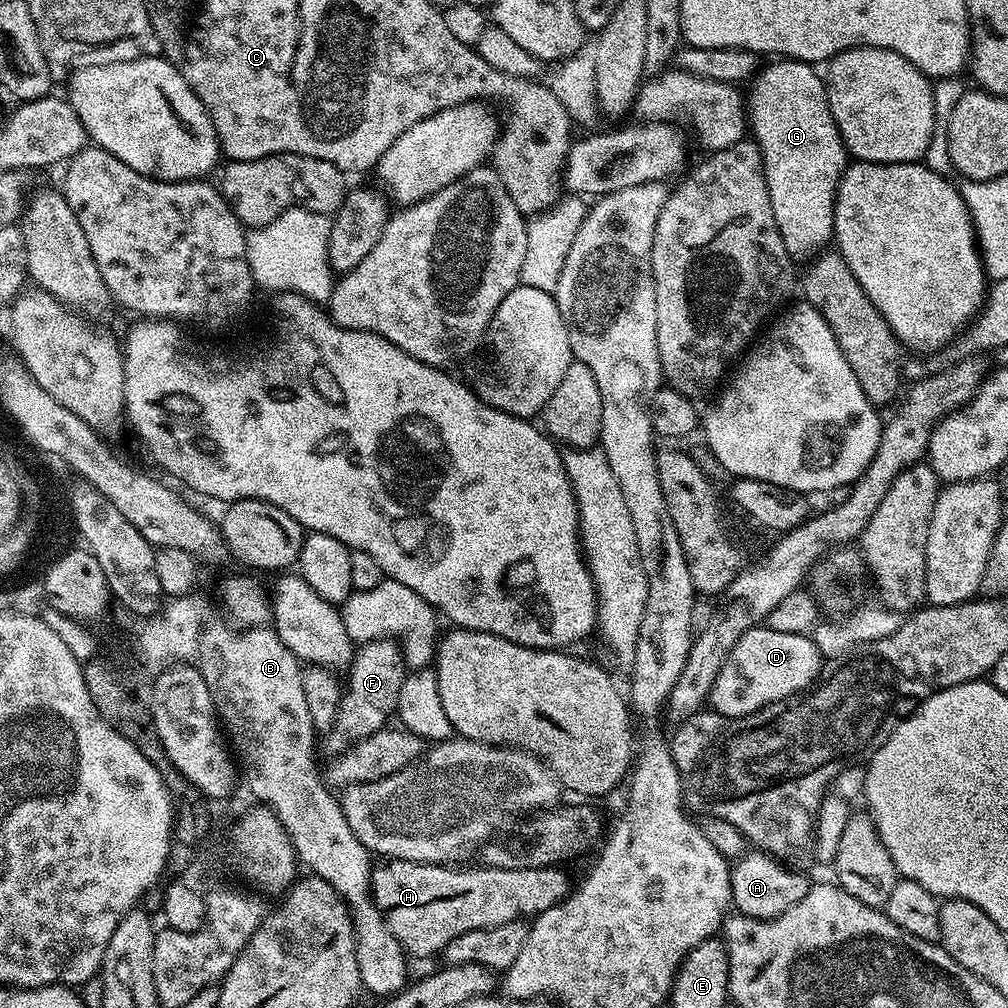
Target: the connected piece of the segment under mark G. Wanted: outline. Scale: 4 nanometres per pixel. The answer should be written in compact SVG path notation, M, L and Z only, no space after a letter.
M787 58L777 59L775 62L768 64L757 71L754 79L751 81L750 87L746 92L746 115L750 125L751 139L755 140L760 146L762 154L762 162L764 163L764 177L766 178L766 186L770 194L770 206L774 206L774 222L778 222L778 230L782 234L782 242L786 242L786 250L793 261L810 262L816 258L821 250L829 247L830 241L834 236L836 227L836 190L840 187L840 179L845 168L850 163L850 157L847 148L842 142L842 134L838 130L838 126L834 122L834 114L830 114L830 102L828 101L828 85L825 77L816 73L817 69L811 64L806 64L802 60L790 60Z

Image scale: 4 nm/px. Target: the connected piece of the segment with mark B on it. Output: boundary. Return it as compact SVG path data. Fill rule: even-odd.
M212 623L205 627L200 633L198 660L201 662L198 667L210 690L210 698L216 707L217 717L222 721L223 731L230 737L231 747L240 751L238 768L243 783L244 780L248 783L249 790L257 796L256 800L261 805L267 805L276 813L293 844L297 861L303 867L305 864L308 867L305 869L311 875L330 882L330 886L347 904L356 935L356 957L363 991L373 992L379 998L391 998L406 986L404 978L406 974L409 975L410 964L403 946L398 938L394 938L388 923L384 921L383 912L372 899L373 857L368 848L358 842L354 830L350 830L350 822L346 822L342 814L339 799L326 787L318 768L316 772L316 760L312 757L314 729L310 722L310 710L306 710L306 690L302 690L304 673L301 661L281 642L271 627L257 626L243 630L232 628Z

